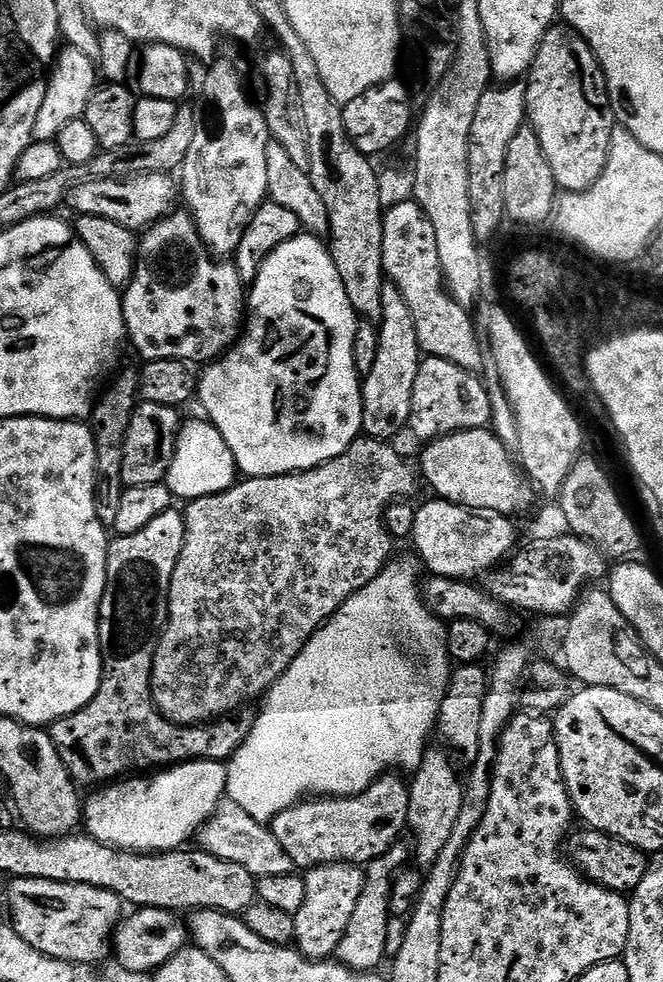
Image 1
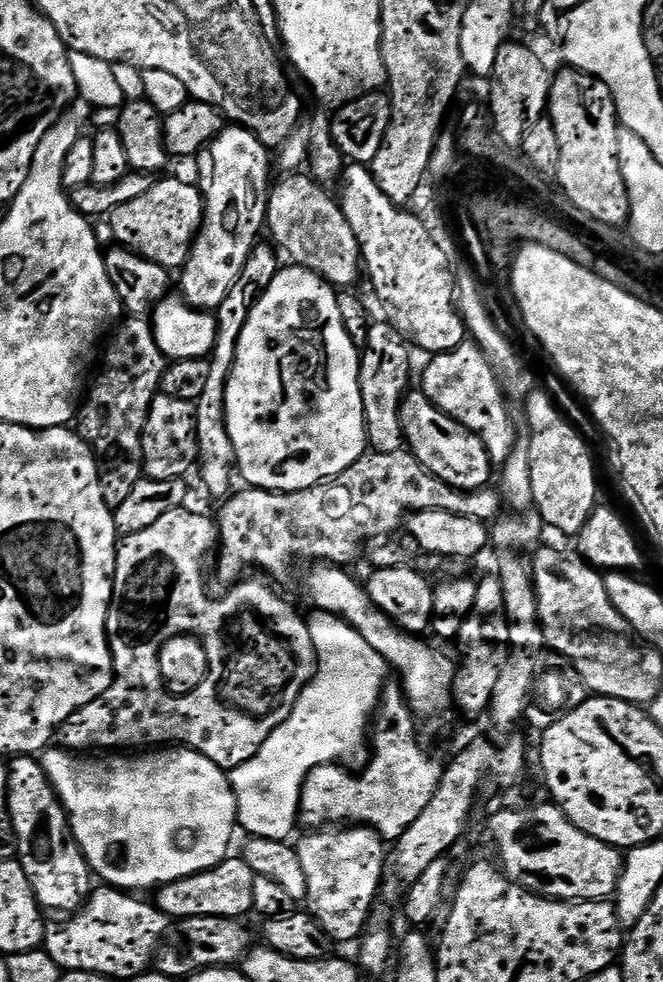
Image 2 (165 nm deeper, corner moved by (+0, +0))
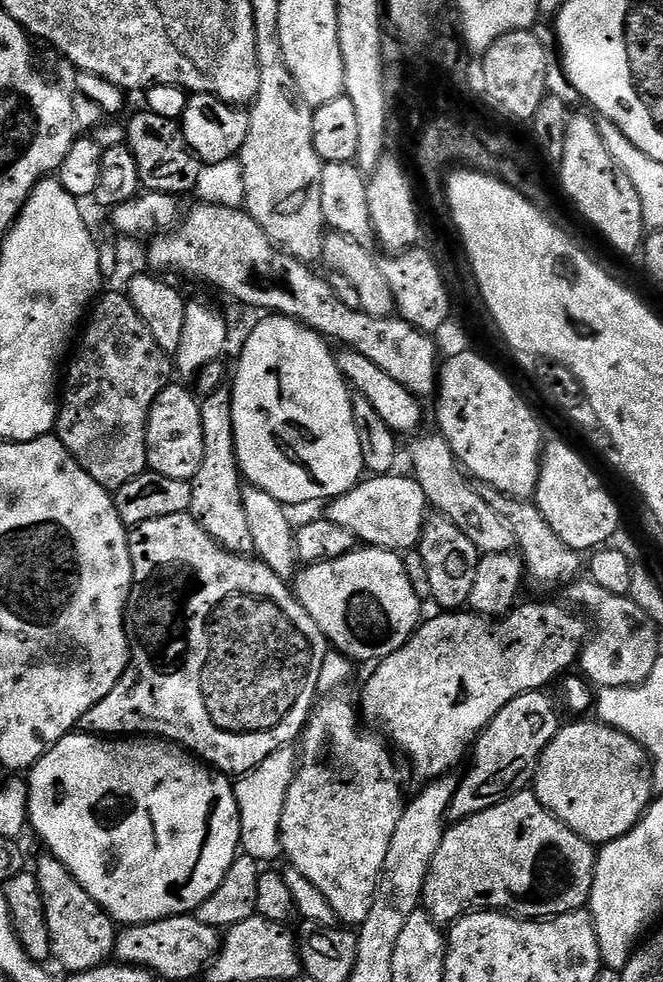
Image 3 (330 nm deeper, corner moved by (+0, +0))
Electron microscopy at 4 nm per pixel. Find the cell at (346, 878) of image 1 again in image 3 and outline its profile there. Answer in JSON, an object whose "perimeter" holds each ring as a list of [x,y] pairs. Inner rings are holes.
{"perimeter":[[[340,694],[329,695],[313,707],[298,741],[298,767],[280,823],[280,847],[283,855],[288,855],[287,863],[302,870],[302,874],[326,894],[326,902],[330,902],[337,921],[344,926],[359,926],[370,918],[386,862],[386,850],[390,850],[390,838],[394,838],[398,818],[402,818],[406,803],[406,795],[400,789],[400,768],[392,757],[389,741],[380,740],[359,726],[358,718],[357,705],[355,708]]]}

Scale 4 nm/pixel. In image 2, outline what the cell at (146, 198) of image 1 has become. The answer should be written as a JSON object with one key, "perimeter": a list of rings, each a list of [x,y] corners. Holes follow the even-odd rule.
{"perimeter":[[[157,179],[154,186],[150,186],[150,190],[146,190],[146,194],[142,194],[142,198],[134,198],[134,202],[122,202],[122,206],[112,209],[110,215],[107,217],[106,223],[112,227],[112,236],[117,245],[122,248],[129,248],[132,252],[138,253],[142,258],[146,258],[150,262],[154,262],[158,266],[167,268],[169,270],[179,270],[184,267],[188,260],[188,255],[192,249],[192,244],[196,240],[196,235],[200,233],[200,224],[204,220],[204,197],[200,195],[200,189],[195,183],[187,184],[184,180],[163,180]]]}

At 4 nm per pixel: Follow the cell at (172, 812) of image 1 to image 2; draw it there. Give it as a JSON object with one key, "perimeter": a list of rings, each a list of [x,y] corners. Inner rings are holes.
{"perimeter":[[[52,746],[47,749],[39,757],[39,762],[46,770],[46,774],[50,778],[50,782],[54,786],[56,793],[58,794],[58,798],[64,803],[64,809],[68,811],[68,824],[72,827],[72,832],[76,836],[76,841],[79,842],[81,850],[84,851],[84,856],[88,860],[88,866],[92,869],[93,873],[97,877],[100,876],[105,885],[111,886],[113,888],[119,888],[121,890],[136,890],[132,888],[152,888],[151,890],[158,890],[163,884],[169,884],[170,882],[178,882],[182,878],[186,878],[187,876],[193,876],[194,874],[198,874],[199,872],[205,872],[206,870],[210,870],[214,866],[218,866],[221,862],[226,859],[229,859],[230,852],[228,852],[228,847],[232,844],[232,831],[237,831],[238,821],[236,818],[236,795],[234,794],[234,790],[232,789],[232,781],[226,775],[225,769],[219,768],[217,764],[214,762],[210,762],[210,758],[206,758],[202,754],[198,754],[197,752],[192,751],[191,748],[186,748],[183,746],[173,747],[171,750],[148,750],[143,754],[104,754],[101,760],[88,760],[92,758],[81,758],[79,755],[73,754],[63,747],[60,746]]]}

